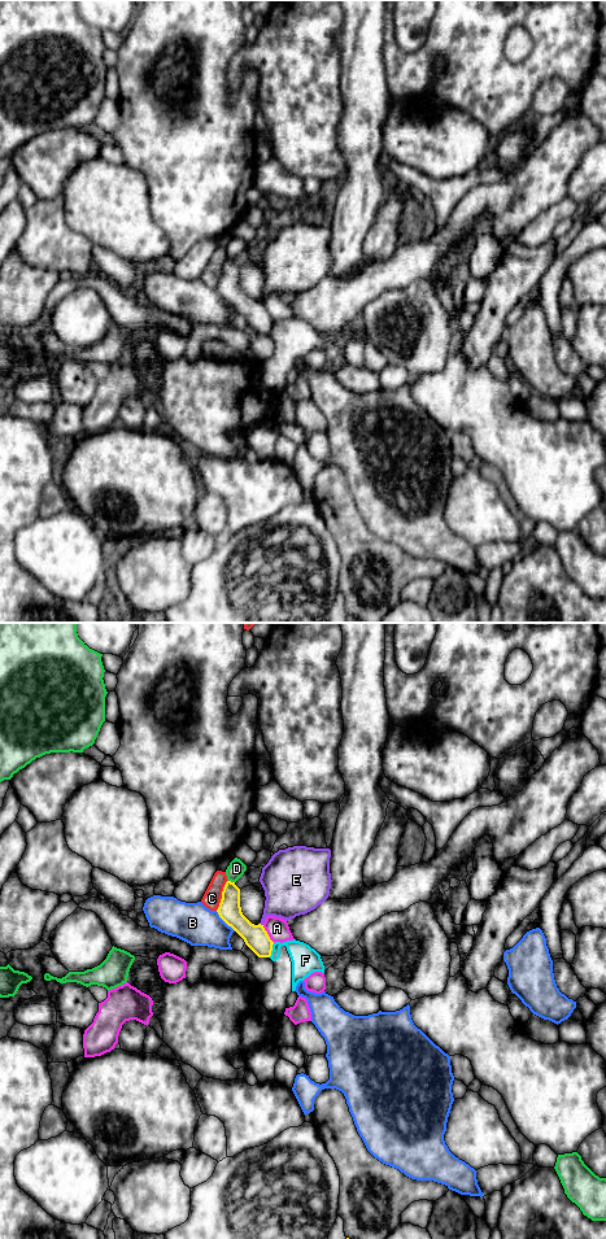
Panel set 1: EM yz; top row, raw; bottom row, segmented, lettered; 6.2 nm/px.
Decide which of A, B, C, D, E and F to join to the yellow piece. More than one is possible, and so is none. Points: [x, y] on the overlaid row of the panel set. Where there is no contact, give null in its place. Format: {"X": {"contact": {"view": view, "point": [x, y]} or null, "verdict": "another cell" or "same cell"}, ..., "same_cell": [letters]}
{"A": {"contact": {"view": "yz", "point": [267, 934]}, "verdict": "another cell"}, "B": {"contact": {"view": "yz", "point": [225, 921]}, "verdict": "another cell"}, "C": {"contact": {"view": "yz", "point": [222, 895]}, "verdict": "another cell"}, "D": {"contact": {"view": "yz", "point": [230, 881]}, "verdict": "another cell"}, "E": {"contact": {"view": "yz", "point": [260, 924]}, "verdict": "another cell"}, "F": {"contact": {"view": "yz", "point": [271, 950]}, "verdict": "another cell"}, "same_cell": []}

